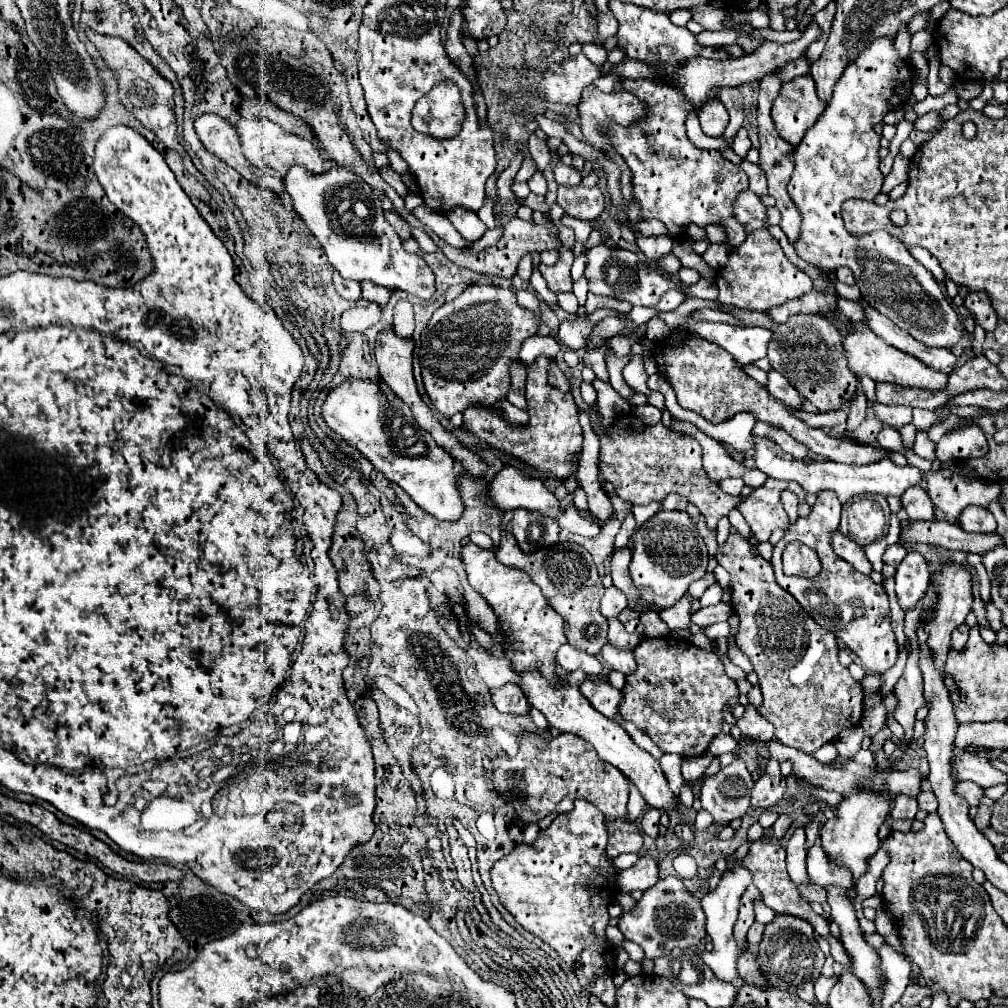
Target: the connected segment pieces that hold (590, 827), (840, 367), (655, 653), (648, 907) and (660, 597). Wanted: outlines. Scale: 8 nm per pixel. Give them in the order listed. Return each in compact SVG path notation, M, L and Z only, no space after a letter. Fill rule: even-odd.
M578 799L574 809L568 813L560 813L548 829L540 829L538 839L532 845L516 845L508 855L494 863L490 875L492 885L498 891L502 905L516 917L516 921L538 935L544 943L558 951L558 955L572 967L580 985L596 995L604 1005L616 1005L616 987L612 983L612 973L616 965L612 965L610 945L606 939L606 927L610 921L608 905L612 901L612 885L610 877L618 871L612 865L612 859L604 853L608 843L608 833L604 825L604 815L586 799Z
M796 313L782 325L774 325L772 339L768 343L766 357L772 369L784 373L796 391L812 401L820 411L836 411L848 405L852 393L856 393L856 375L848 369L844 349L840 345L842 333L824 315L816 313Z
M676 637L644 639L636 649L634 657L638 669L626 677L626 687L622 689L624 701L620 705L620 715L632 721L640 731L644 731L664 753L678 753L682 757L704 755L714 735L722 731L722 707L730 697L738 695L736 683L724 673L722 661L714 651L704 651L690 641Z
M664 877L654 887L646 889L636 907L620 915L618 927L628 941L634 941L644 949L648 959L670 955L674 947L696 947L706 937L700 899L692 891L688 891L678 877Z
M658 511L642 523L634 535L634 553L630 561L630 577L640 597L648 603L668 609L676 605L688 591L688 585L706 573L708 551L696 523L686 511Z

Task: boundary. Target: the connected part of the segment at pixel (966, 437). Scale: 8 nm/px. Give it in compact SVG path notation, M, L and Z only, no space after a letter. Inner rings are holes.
M976 425L976 427L966 427L972 431L964 431L964 435L960 435L960 431L952 431L946 433L938 445L936 445L936 455L940 461L956 461L956 459L976 459L976 457L984 457L984 453L988 453L988 443L984 431Z

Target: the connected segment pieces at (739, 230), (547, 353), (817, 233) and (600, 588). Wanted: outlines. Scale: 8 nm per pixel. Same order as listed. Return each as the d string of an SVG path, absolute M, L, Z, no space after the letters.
M732 217L732 221L722 221L726 225L726 233L728 233L728 245L732 247L738 247L744 243L744 237L746 237L746 231L744 231L744 225L740 225L736 221L736 217Z
M528 337L528 341L524 341L522 351L520 351L520 359L530 365L534 359L538 357L556 357L560 351L560 345L554 337Z
M892 37L874 39L866 49L858 53L858 57L844 69L842 77L834 85L834 95L826 107L826 111L820 115L820 119L806 131L802 143L794 149L794 173L786 185L790 199L794 201L796 209L802 215L800 225L800 237L794 243L794 249L800 259L814 267L824 269L836 269L836 265L848 265L856 277L856 285L860 287L862 299L870 303L878 313L886 315L890 321L894 321L900 329L908 329L908 333L928 345L928 347L944 347L952 349L960 337L964 335L964 325L960 321L960 315L954 311L952 303L948 303L948 297L932 277L932 273L920 265L906 249L906 245L890 235L888 231L872 231L868 235L854 235L848 233L844 227L844 221L840 217L840 207L846 199L856 198L873 201L882 189L884 175L878 169L880 163L880 137L874 129L876 123L884 119L888 111L898 107L902 103L896 89L904 89L904 103L910 97L912 89L912 77L914 69L908 59L902 59L898 51L894 49Z
M502 531L500 547L496 551L496 559L504 565L512 565L518 569L524 569L536 585L540 585L544 597L556 609L556 613L564 619L564 633L572 647L584 649L590 655L598 655L600 649L606 643L606 631L608 621L600 613L600 597L604 595L604 585L600 581L600 575L596 571L596 565L592 561L592 555L574 541L558 541L546 549L534 551L534 555L524 553L518 545L512 533Z

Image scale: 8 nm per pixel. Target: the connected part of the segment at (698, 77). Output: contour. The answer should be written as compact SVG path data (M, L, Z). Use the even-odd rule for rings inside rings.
M812 21L806 29L802 39L786 43L786 45L778 45L778 43L762 43L760 47L756 47L752 53L732 59L732 61L708 61L708 59L696 59L696 61L688 61L688 65L680 67L676 85L686 93L686 97L694 103L694 105L702 105L708 97L710 91L720 91L724 87L732 87L732 85L742 85L742 83L750 83L750 81L760 81L760 77L764 77L764 73L772 73L772 69L776 69L776 65L786 65L788 61L794 61L796 57L800 57L800 53L804 53L808 49L808 45L818 39L822 33L822 29L818 27L816 21Z

